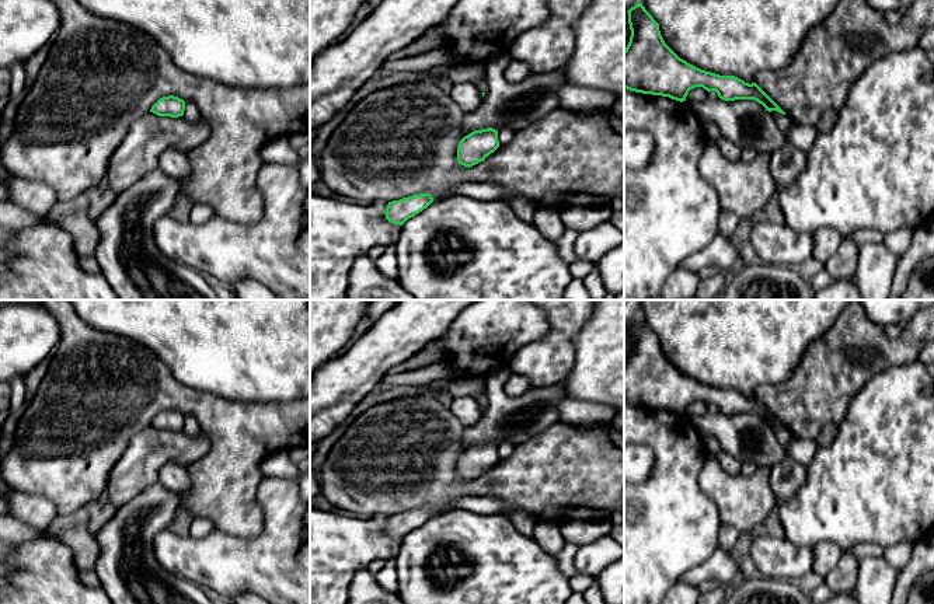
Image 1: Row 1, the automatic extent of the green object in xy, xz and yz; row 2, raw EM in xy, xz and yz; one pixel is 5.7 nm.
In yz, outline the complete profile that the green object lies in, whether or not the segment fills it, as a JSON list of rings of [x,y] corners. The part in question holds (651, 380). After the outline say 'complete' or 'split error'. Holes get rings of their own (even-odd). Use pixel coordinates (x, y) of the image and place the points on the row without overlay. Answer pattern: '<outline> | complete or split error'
[[[642,317],[628,325],[631,350],[624,363],[624,402],[686,415],[690,404],[715,405],[724,415],[754,413],[766,425],[785,426],[756,398],[701,384],[680,373],[663,355],[659,338]]] | complete

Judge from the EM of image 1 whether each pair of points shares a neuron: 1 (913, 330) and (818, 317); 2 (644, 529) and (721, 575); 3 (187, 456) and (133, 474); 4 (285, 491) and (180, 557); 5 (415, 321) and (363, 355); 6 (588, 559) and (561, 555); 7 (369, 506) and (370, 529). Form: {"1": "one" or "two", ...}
{"1": "two", "2": "two", "3": "one", "4": "one", "5": "one", "6": "two", "7": "two"}

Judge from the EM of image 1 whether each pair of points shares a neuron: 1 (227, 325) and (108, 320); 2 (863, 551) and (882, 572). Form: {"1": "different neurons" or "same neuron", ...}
{"1": "same neuron", "2": "different neurons"}

